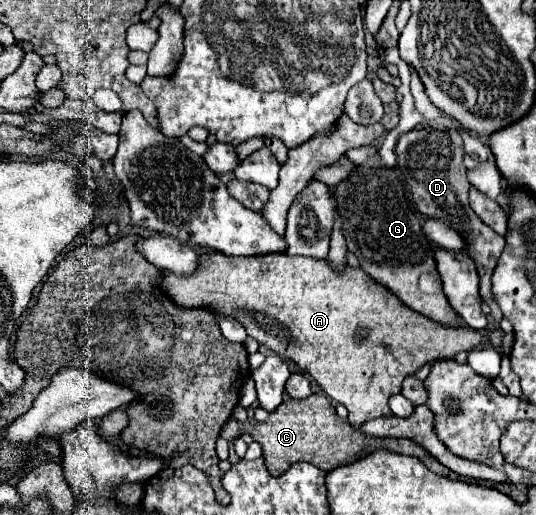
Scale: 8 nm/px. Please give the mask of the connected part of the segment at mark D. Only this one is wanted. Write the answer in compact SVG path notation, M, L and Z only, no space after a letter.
M427 126L411 130L399 138L395 154L397 154L397 166L401 166L399 170L403 172L403 178L411 188L417 210L427 218L437 218L441 222L447 222L465 240L465 250L475 262L481 278L481 298L487 300L491 308L491 318L495 322L501 322L503 314L497 308L497 304L493 304L491 274L505 246L505 238L493 232L469 206L467 200L469 180L467 180L467 168L463 164L463 140L459 130L445 126Z

